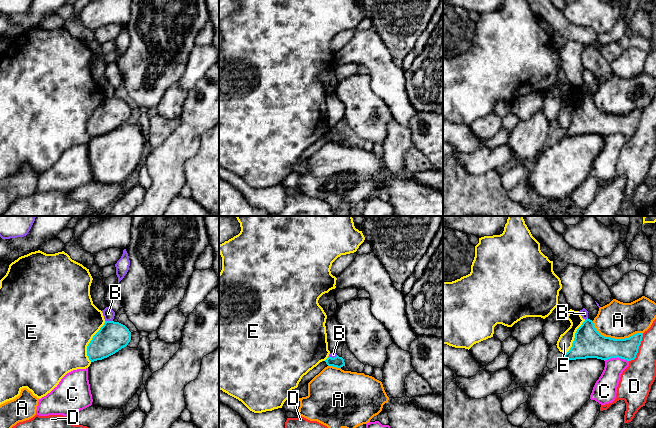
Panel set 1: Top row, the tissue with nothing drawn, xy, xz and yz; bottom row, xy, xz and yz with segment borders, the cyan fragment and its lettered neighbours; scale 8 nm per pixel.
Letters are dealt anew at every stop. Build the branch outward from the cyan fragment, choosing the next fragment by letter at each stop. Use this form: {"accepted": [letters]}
{"accepted": []}

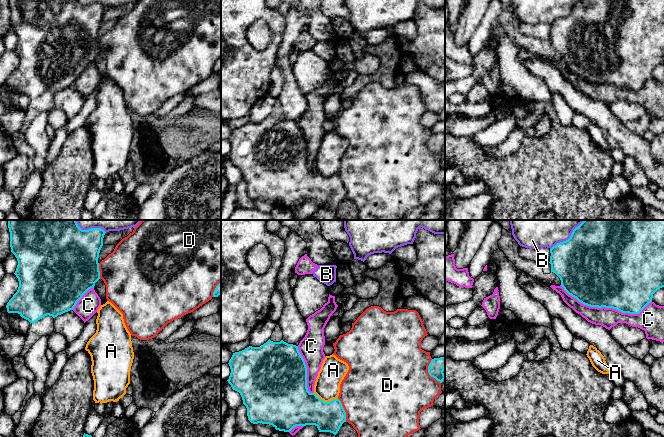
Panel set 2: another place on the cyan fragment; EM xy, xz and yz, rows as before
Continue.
{"accepted": []}

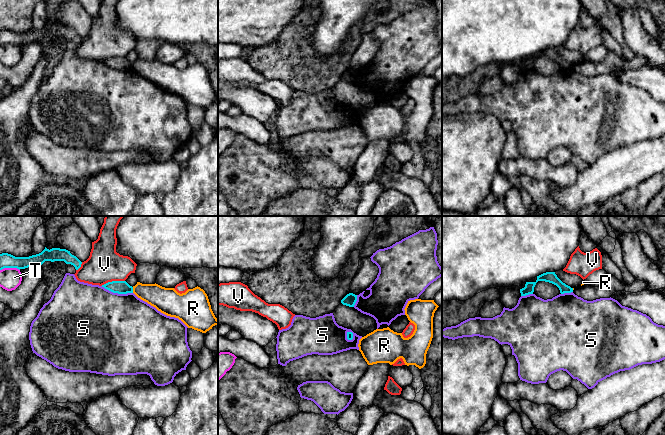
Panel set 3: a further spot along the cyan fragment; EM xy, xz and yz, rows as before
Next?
{"accepted": []}

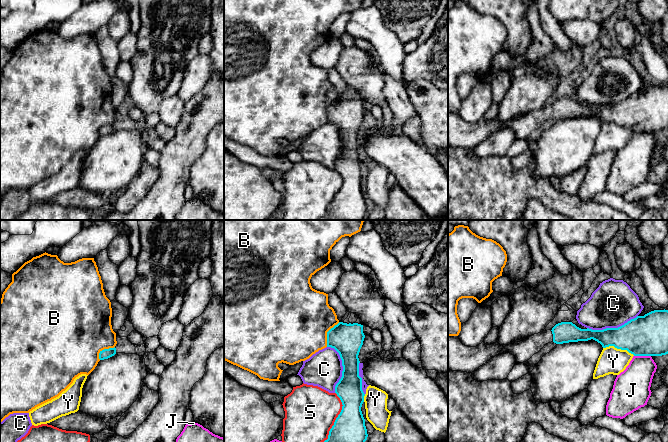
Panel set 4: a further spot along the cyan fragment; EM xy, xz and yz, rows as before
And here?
{"accepted": []}

